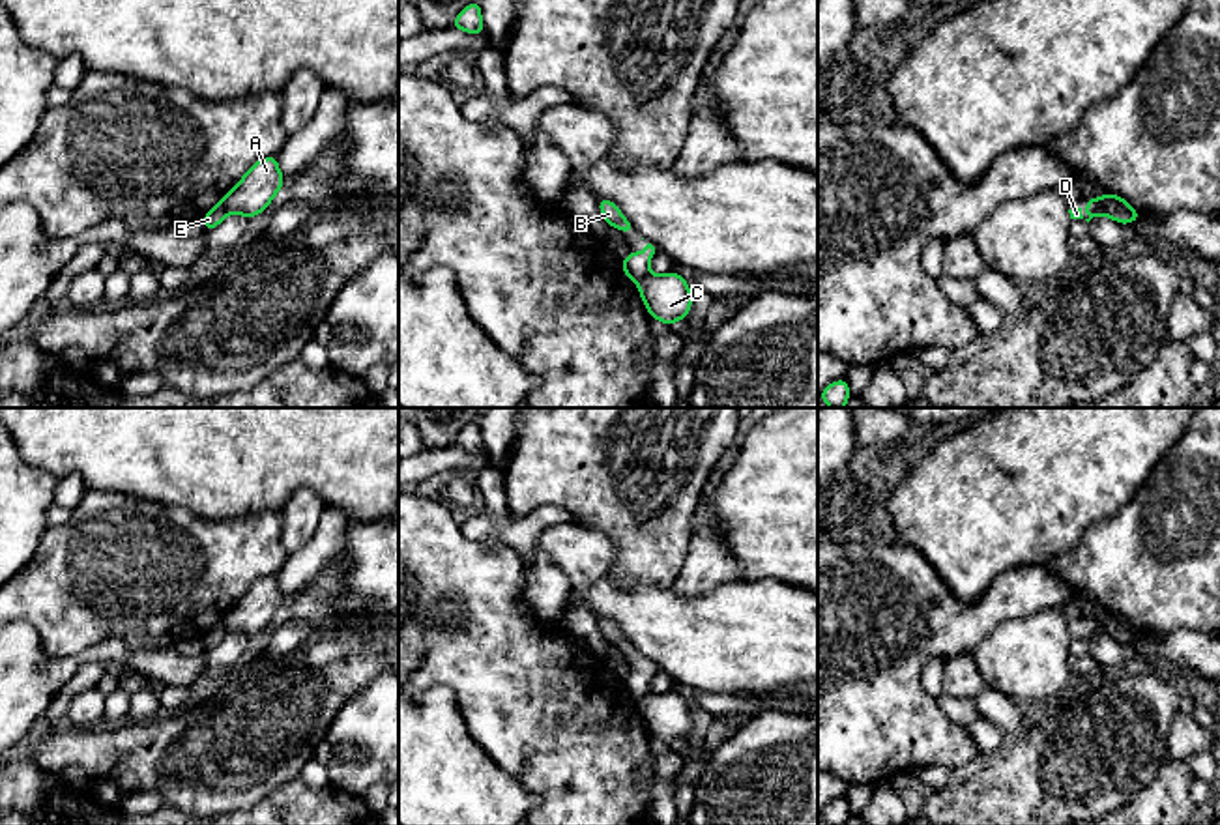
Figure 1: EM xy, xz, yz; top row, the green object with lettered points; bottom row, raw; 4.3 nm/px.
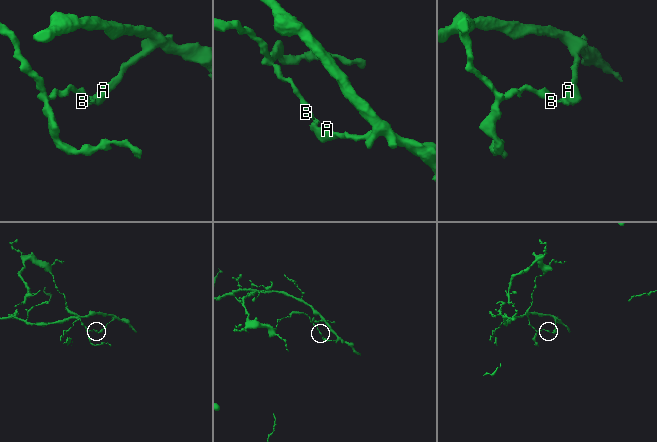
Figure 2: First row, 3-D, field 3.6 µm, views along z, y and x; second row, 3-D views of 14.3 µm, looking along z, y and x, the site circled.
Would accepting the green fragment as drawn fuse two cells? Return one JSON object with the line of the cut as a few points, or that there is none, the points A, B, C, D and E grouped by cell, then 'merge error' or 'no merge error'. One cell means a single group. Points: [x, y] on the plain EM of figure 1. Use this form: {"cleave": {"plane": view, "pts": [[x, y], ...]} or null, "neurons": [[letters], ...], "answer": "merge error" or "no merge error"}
{"cleave": {"plane": "yz", "pts": [[1101, 618], [1106, 633]]}, "neurons": [["A", "C"], ["B", "D", "E"]], "answer": "merge error"}

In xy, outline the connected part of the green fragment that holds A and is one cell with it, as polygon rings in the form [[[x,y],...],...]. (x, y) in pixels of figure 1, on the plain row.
[[[275,574],[256,580],[238,604],[225,614],[226,634],[240,632],[251,640],[269,625],[283,602],[284,597]]]

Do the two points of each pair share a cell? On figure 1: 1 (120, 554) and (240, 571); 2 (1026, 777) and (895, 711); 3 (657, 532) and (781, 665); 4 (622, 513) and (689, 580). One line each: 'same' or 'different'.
1: same
2: different
3: different
4: different

